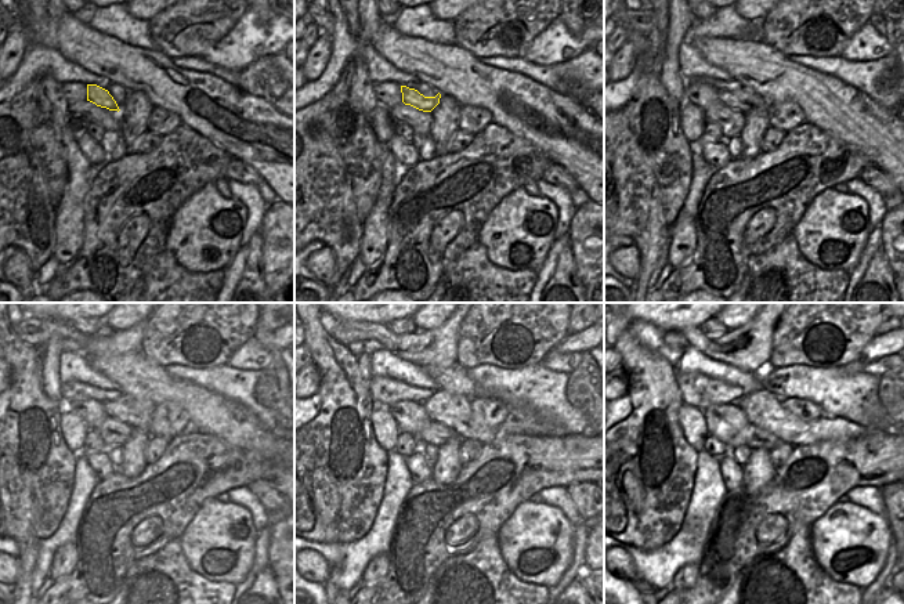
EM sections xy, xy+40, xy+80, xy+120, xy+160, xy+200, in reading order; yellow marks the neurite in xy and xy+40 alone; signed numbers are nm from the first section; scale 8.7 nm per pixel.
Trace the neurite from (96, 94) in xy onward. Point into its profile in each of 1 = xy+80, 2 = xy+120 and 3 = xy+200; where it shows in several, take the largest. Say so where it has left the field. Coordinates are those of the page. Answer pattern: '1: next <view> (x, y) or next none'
1: next xy+80 (729, 98)
2: next xy+120 (136, 413)
3: next xy+200 (760, 419)

